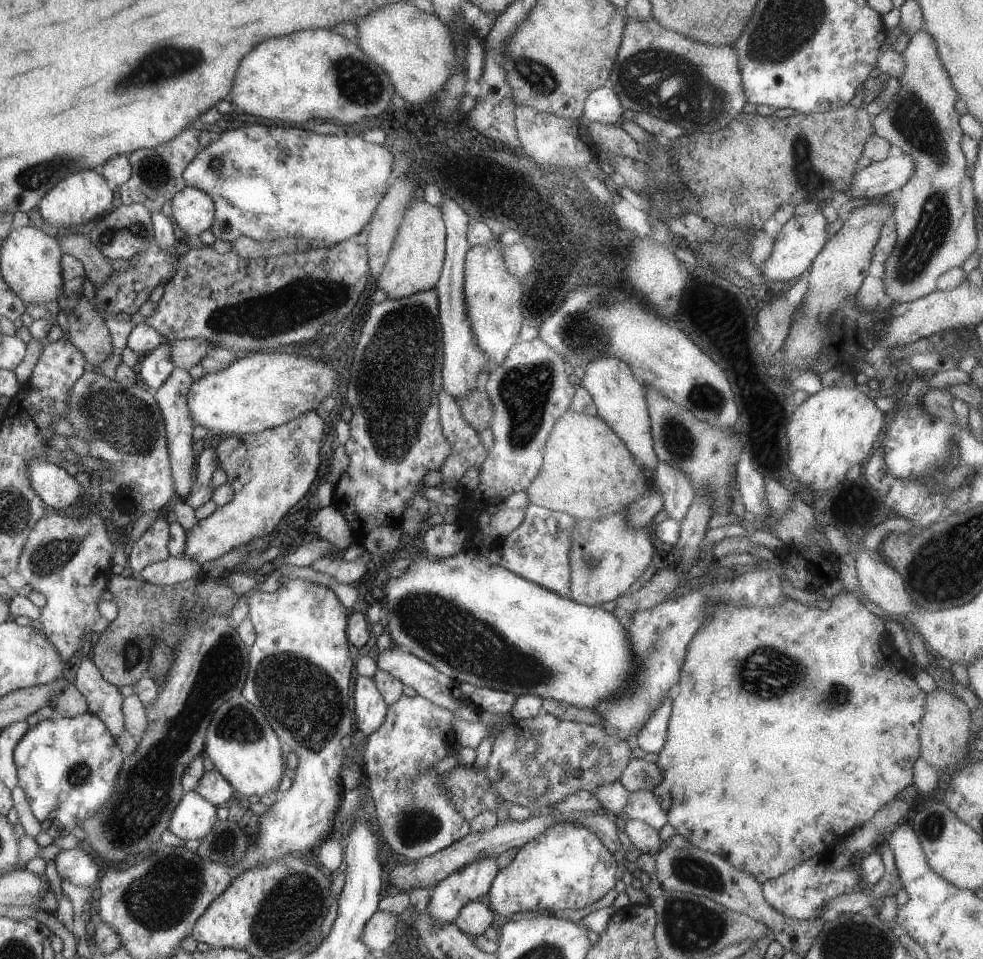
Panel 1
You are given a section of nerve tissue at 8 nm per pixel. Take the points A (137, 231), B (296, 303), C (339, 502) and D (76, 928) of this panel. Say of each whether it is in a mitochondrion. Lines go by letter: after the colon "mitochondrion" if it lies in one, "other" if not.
A: mitochondrion
B: mitochondrion
C: other
D: other

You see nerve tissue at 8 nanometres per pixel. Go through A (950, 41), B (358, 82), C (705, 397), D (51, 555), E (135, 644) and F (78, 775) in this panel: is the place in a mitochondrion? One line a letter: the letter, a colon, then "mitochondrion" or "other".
A: other
B: mitochondrion
C: mitochondrion
D: mitochondrion
E: mitochondrion
F: mitochondrion

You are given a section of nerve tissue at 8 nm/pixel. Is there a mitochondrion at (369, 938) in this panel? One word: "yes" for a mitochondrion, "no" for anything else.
no

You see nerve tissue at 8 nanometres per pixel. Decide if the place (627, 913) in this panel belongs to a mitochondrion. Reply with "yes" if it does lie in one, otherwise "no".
no

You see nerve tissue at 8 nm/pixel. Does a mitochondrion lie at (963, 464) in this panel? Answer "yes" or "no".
no

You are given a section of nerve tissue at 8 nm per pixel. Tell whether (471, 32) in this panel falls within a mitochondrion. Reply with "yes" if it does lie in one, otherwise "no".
no

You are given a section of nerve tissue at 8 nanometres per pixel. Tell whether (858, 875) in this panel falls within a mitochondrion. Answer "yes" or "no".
no

